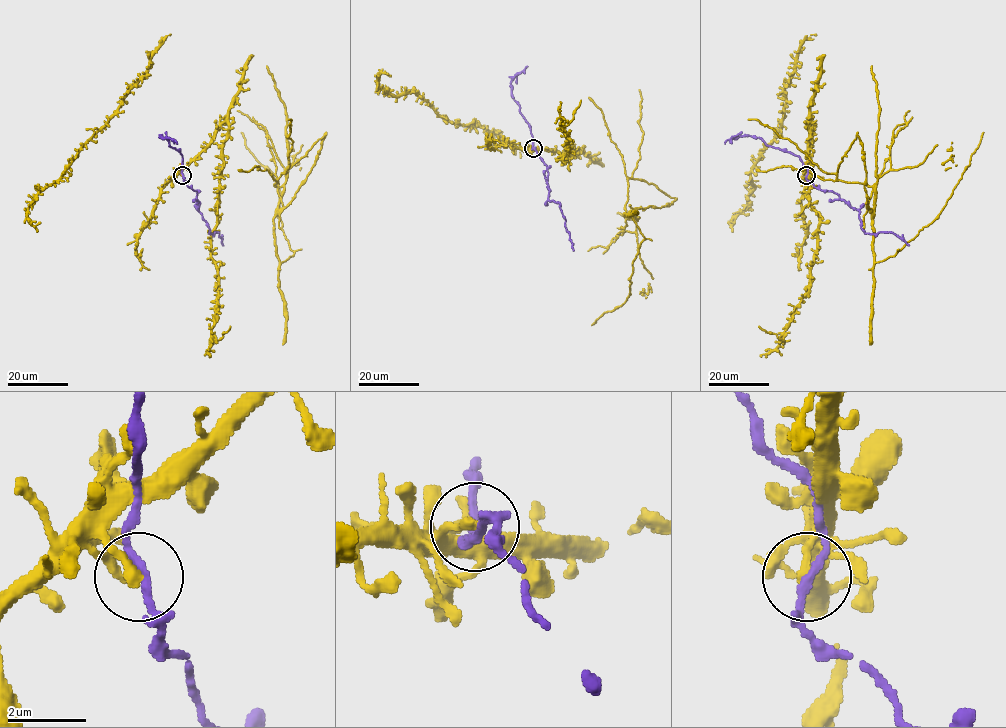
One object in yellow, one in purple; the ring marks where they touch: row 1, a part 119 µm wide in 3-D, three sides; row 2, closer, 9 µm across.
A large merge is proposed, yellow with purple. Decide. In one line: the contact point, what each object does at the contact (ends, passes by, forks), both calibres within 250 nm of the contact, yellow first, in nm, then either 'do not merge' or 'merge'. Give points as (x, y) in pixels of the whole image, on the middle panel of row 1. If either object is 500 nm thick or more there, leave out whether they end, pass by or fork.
at (533, 148); yellow ends there; purple passes by; 280 nm thick on the yellow side, 200 nm on the other; do not merge

